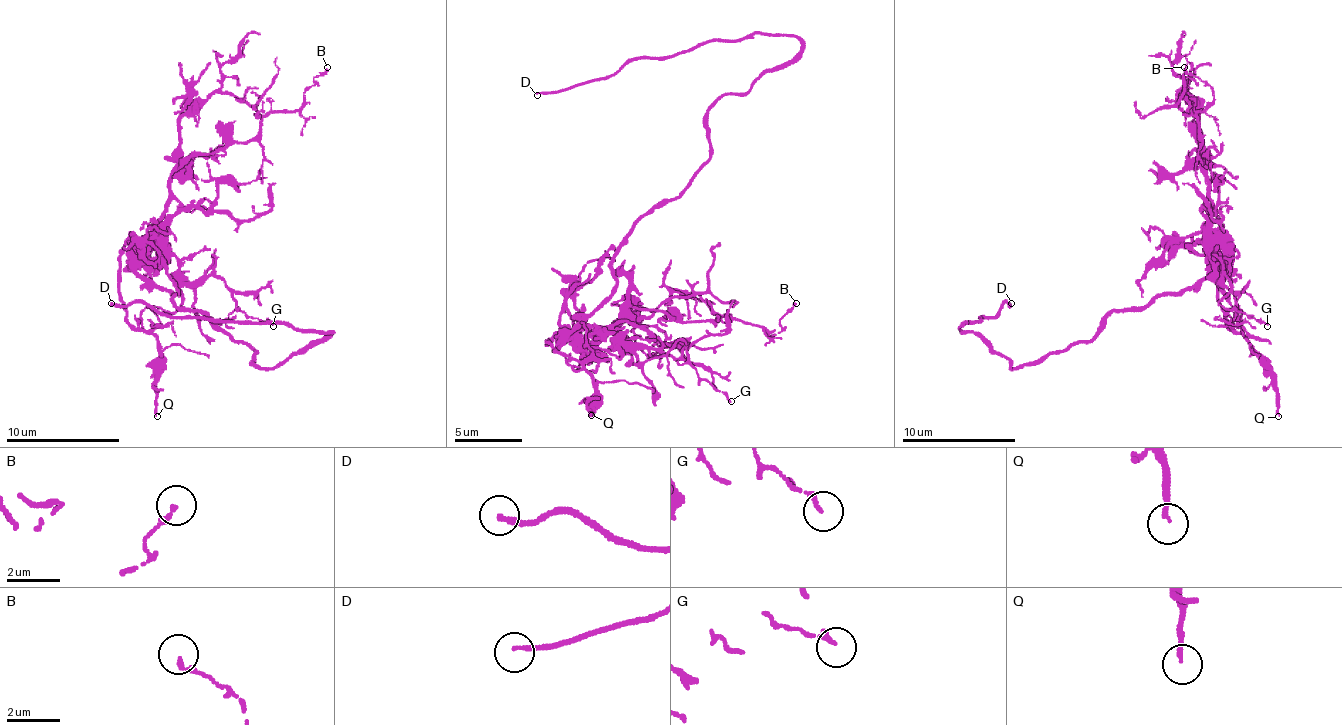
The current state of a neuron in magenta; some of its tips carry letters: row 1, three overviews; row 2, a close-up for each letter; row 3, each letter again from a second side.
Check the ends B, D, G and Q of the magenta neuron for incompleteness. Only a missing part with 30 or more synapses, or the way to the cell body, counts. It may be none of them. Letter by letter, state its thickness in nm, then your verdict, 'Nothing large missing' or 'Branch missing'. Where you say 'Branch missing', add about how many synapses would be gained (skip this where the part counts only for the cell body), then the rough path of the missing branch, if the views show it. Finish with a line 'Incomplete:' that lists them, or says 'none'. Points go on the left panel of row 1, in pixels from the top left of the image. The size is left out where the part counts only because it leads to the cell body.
B: Thickness 170 nm. Nothing large missing
D: Thickness 180 nm. Branch missing. Course of what is missing: (111, 303), (46, 294), (29, 306), (32, 311), (52, 311), (80, 326), (80, 323)
G: Thickness 150 nm. Nothing large missing
Q: Thickness 170 nm. Nothing large missing
Incomplete: D

